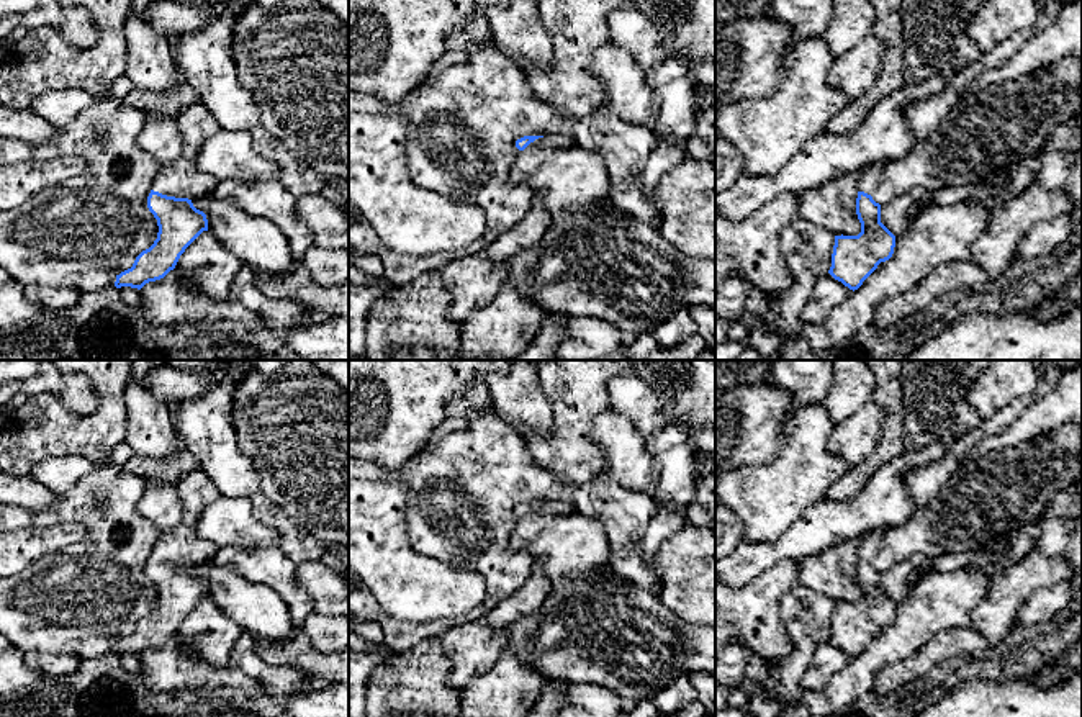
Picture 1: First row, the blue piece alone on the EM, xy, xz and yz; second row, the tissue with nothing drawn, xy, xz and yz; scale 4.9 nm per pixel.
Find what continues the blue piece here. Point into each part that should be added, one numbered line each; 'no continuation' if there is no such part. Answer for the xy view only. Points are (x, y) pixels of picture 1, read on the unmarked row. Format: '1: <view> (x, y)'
1: xy (195, 490)

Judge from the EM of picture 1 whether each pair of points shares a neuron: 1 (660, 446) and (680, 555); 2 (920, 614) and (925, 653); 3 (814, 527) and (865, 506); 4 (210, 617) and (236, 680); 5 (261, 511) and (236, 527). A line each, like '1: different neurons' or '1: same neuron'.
1: different neurons
2: different neurons
3: same neuron
4: different neurons
5: different neurons

